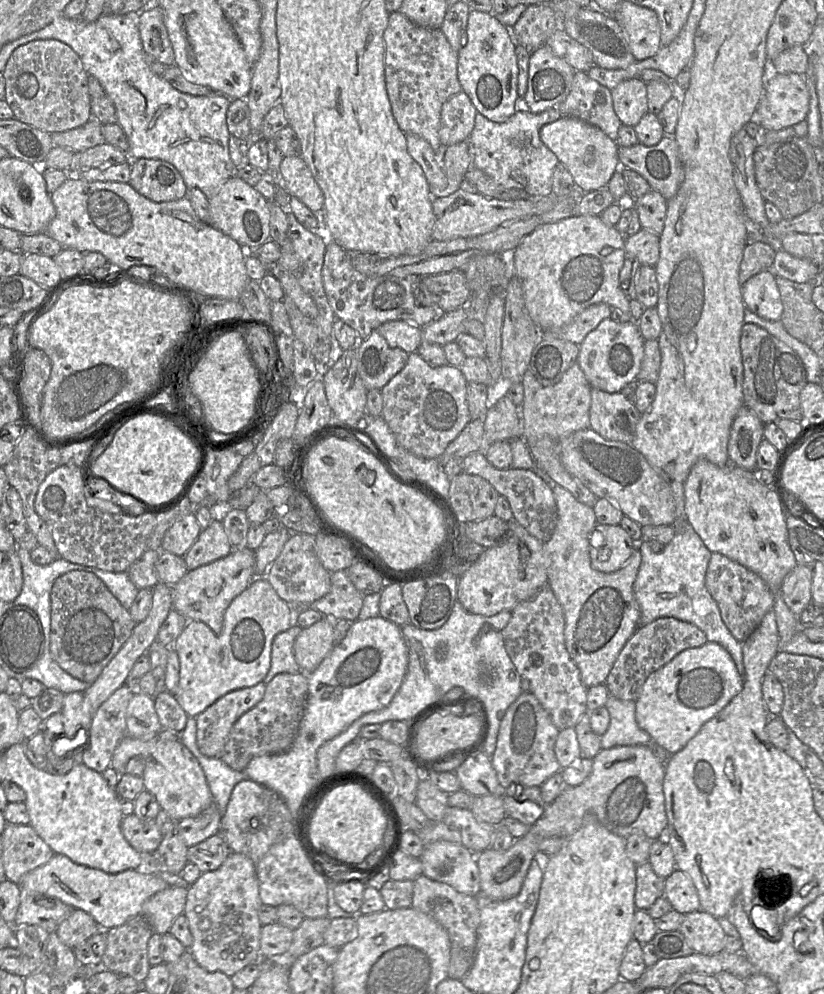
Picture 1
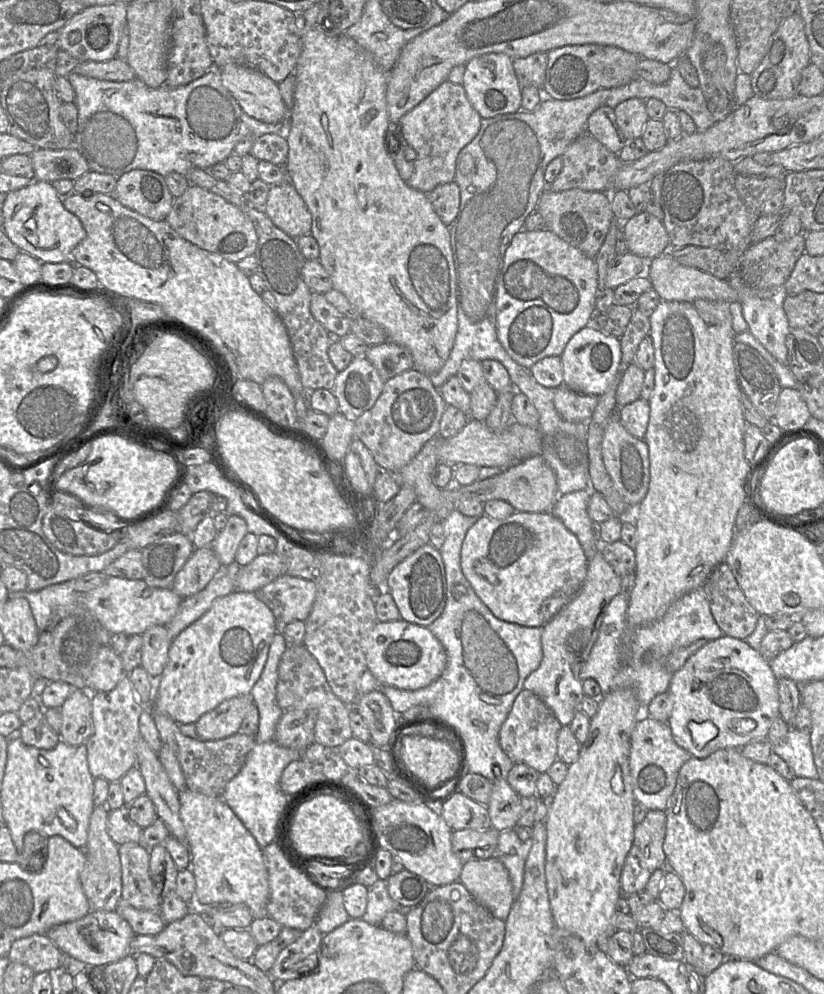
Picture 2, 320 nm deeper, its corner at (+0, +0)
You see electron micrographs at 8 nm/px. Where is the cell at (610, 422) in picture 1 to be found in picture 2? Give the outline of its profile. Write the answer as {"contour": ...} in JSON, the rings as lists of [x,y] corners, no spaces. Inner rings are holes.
{"contour":[[[618,413],[610,416],[601,441],[604,466],[617,491],[630,506],[638,506],[645,498],[650,480],[648,446],[643,439],[632,436],[621,425]]]}

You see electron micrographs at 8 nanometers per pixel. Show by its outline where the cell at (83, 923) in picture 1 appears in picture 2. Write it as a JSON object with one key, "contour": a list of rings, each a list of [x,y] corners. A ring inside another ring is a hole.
{"contour":[[[45,934],[14,940],[7,957],[10,962],[29,966],[35,974],[56,970],[64,964],[64,953]]]}

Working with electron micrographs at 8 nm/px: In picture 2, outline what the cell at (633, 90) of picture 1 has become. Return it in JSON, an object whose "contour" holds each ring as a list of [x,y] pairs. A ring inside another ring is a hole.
{"contour":[[[629,98],[619,103],[613,110],[617,125],[626,139],[642,136],[649,119],[645,100]]]}

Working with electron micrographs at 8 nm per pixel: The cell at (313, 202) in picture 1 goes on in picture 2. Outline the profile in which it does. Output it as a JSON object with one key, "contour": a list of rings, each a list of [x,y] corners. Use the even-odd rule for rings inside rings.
{"contour":[[[289,180],[269,185],[264,211],[276,227],[294,239],[309,234],[312,216]]]}

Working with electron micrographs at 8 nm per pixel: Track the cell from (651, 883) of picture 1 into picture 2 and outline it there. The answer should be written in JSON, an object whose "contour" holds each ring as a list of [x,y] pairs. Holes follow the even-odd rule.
{"contour":[[[649,810],[645,819],[640,824],[635,825],[633,843],[621,872],[622,895],[644,891],[652,873],[666,866],[666,856],[663,851],[666,827],[666,812],[662,810]]]}

